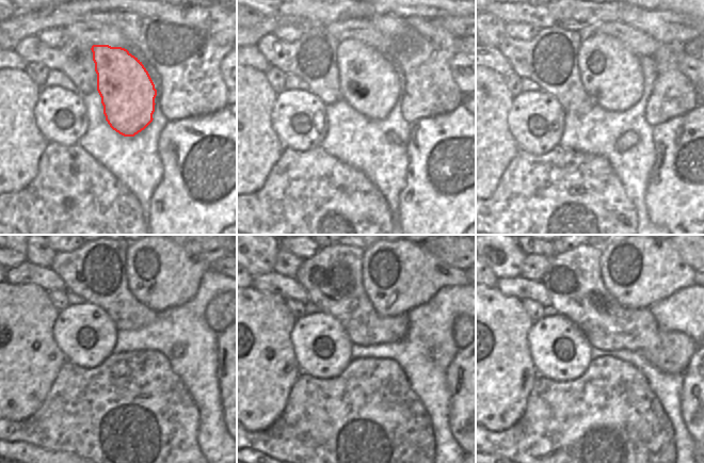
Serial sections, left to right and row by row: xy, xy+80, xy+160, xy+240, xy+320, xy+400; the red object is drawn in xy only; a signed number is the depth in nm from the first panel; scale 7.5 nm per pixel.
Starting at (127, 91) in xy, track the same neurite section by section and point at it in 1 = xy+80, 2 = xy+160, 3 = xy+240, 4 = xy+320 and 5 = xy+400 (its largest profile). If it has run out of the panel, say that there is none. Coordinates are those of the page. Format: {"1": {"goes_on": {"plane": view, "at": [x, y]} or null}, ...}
{"1": {"goes_on": {"plane": "xy+80", "at": [368, 82]}}, "2": {"goes_on": {"plane": "xy+160", "at": [610, 74]}}, "3": {"goes_on": {"plane": "xy+240", "at": [160, 275]}}, "4": {"goes_on": {"plane": "xy+320", "at": [398, 275]}}, "5": {"goes_on": {"plane": "xy+400", "at": [638, 270]}}}

